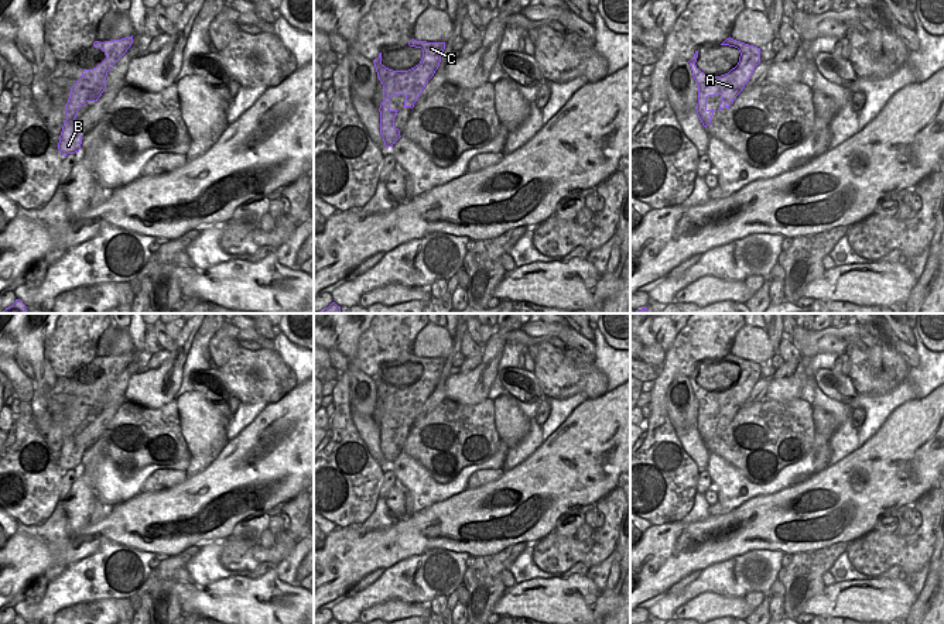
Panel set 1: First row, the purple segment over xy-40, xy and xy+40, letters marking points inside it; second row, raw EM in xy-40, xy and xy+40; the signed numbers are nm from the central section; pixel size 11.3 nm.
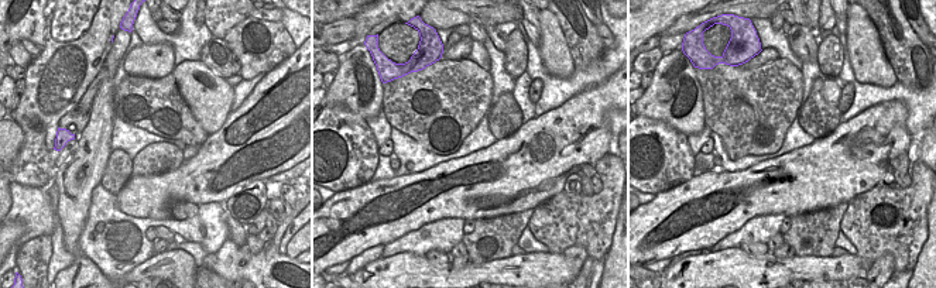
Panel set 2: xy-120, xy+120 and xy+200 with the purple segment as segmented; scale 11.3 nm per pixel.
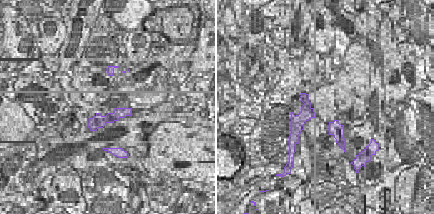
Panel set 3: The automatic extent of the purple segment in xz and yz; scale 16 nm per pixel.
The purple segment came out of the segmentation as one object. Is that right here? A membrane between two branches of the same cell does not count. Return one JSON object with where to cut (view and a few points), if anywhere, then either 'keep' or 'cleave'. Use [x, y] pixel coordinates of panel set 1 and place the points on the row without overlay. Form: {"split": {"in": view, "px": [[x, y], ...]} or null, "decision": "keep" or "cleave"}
{"split": {"in": "xy-40", "px": [[77, 427], [67, 436]]}, "decision": "cleave"}

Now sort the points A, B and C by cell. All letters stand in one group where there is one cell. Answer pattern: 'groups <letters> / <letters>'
groups A C / B

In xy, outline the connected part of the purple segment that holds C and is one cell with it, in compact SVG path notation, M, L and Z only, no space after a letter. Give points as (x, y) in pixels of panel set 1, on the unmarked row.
M413 354L408 361L423 366L420 380L408 387L393 387L386 384L382 380L382 368L379 370L379 374L373 377L377 394L383 401L383 418L380 425L390 425L390 415L400 411L406 412L403 424L413 425L423 405L439 383L445 359L427 359Z

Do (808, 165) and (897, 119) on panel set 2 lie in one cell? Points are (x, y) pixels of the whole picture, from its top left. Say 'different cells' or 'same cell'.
same cell

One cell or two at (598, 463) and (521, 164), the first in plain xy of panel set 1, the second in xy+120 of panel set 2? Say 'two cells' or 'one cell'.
one cell

